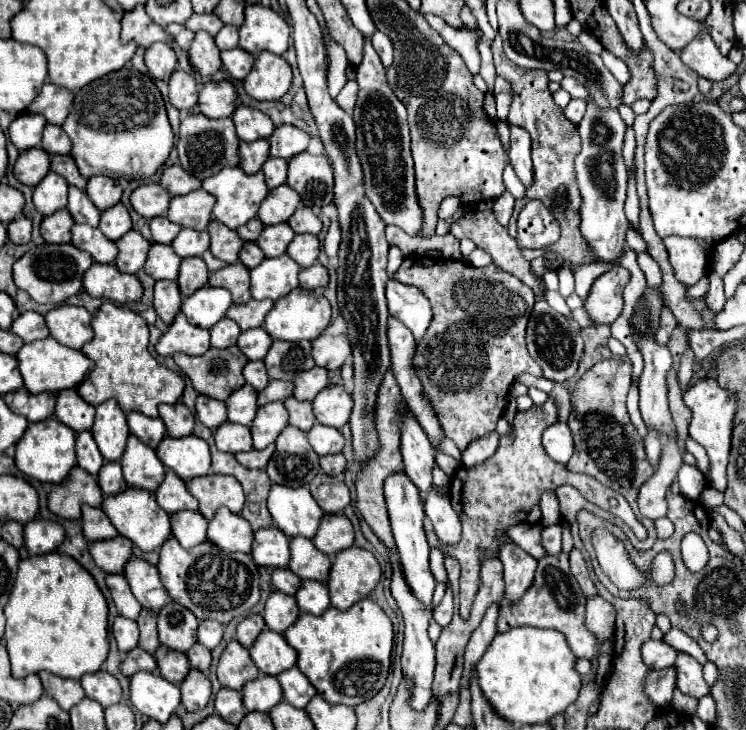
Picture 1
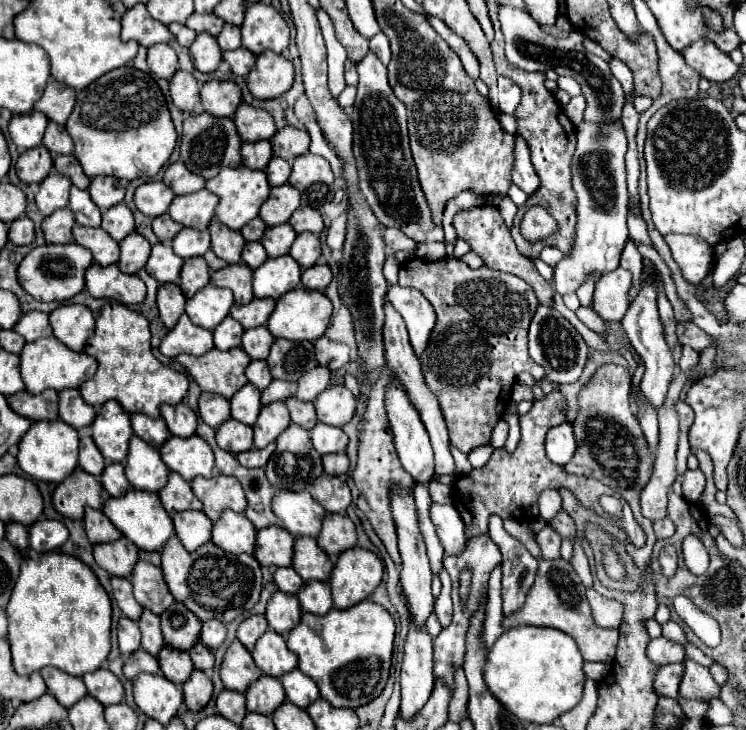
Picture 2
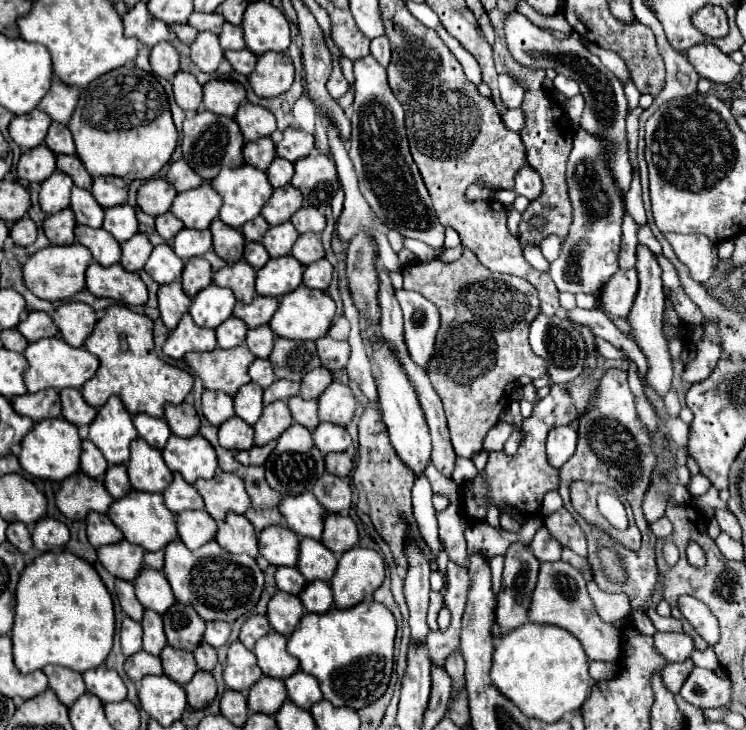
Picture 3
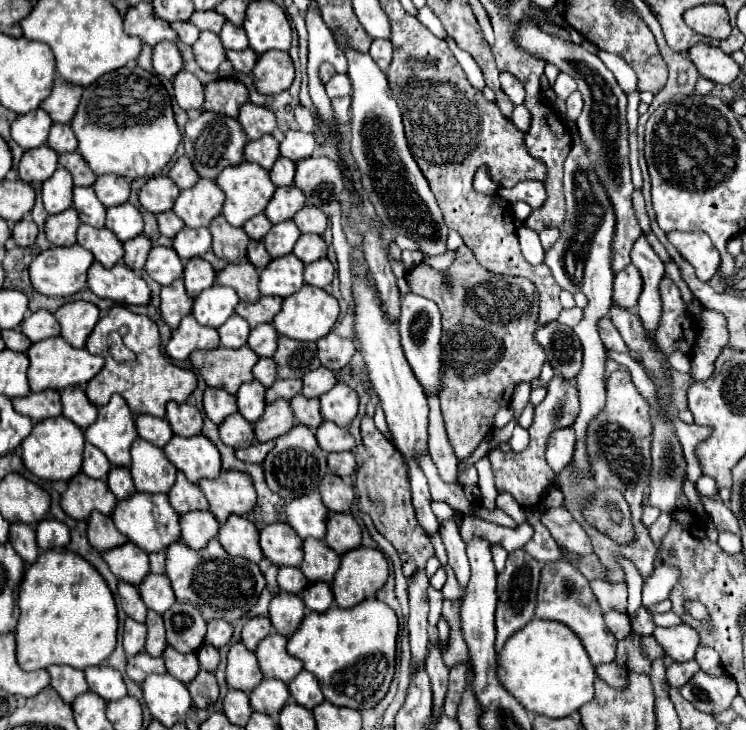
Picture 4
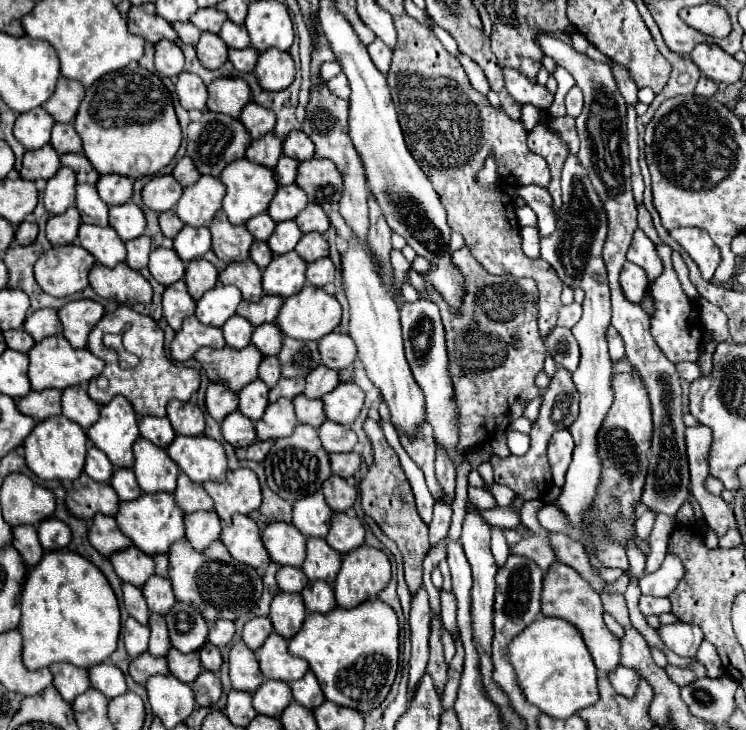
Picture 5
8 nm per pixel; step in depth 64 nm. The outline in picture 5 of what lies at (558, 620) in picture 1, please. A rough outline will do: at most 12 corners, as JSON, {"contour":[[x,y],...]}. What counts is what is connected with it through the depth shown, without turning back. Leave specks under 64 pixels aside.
{"contour":[[556,562],[544,574],[544,616],[574,624],[600,672],[620,664],[620,640],[600,596]]}

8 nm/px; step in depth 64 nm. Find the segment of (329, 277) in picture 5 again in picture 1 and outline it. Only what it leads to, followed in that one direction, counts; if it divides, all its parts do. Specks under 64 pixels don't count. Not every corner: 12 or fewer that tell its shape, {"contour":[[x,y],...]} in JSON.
{"contour":[[320,262],[300,270],[300,286],[310,292],[328,284]]}

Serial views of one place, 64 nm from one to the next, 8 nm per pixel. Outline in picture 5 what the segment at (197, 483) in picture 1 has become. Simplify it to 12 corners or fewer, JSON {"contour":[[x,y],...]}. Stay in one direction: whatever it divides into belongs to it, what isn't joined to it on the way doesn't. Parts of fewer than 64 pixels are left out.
{"contour":[[248,468],[224,482],[204,482],[224,526],[232,514],[262,504],[258,478]]}

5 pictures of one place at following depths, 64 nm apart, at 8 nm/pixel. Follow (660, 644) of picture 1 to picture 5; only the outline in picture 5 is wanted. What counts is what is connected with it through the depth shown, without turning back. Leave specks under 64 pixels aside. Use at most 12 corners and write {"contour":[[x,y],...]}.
{"contour":[[696,624],[660,626],[660,640],[682,658],[696,656],[704,638]]}

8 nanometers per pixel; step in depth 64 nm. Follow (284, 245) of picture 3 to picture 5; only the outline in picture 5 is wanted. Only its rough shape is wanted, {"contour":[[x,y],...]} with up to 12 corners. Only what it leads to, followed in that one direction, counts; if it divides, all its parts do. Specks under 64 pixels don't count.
{"contour":[[294,220],[276,224],[266,244],[272,254],[294,250],[302,232]]}

